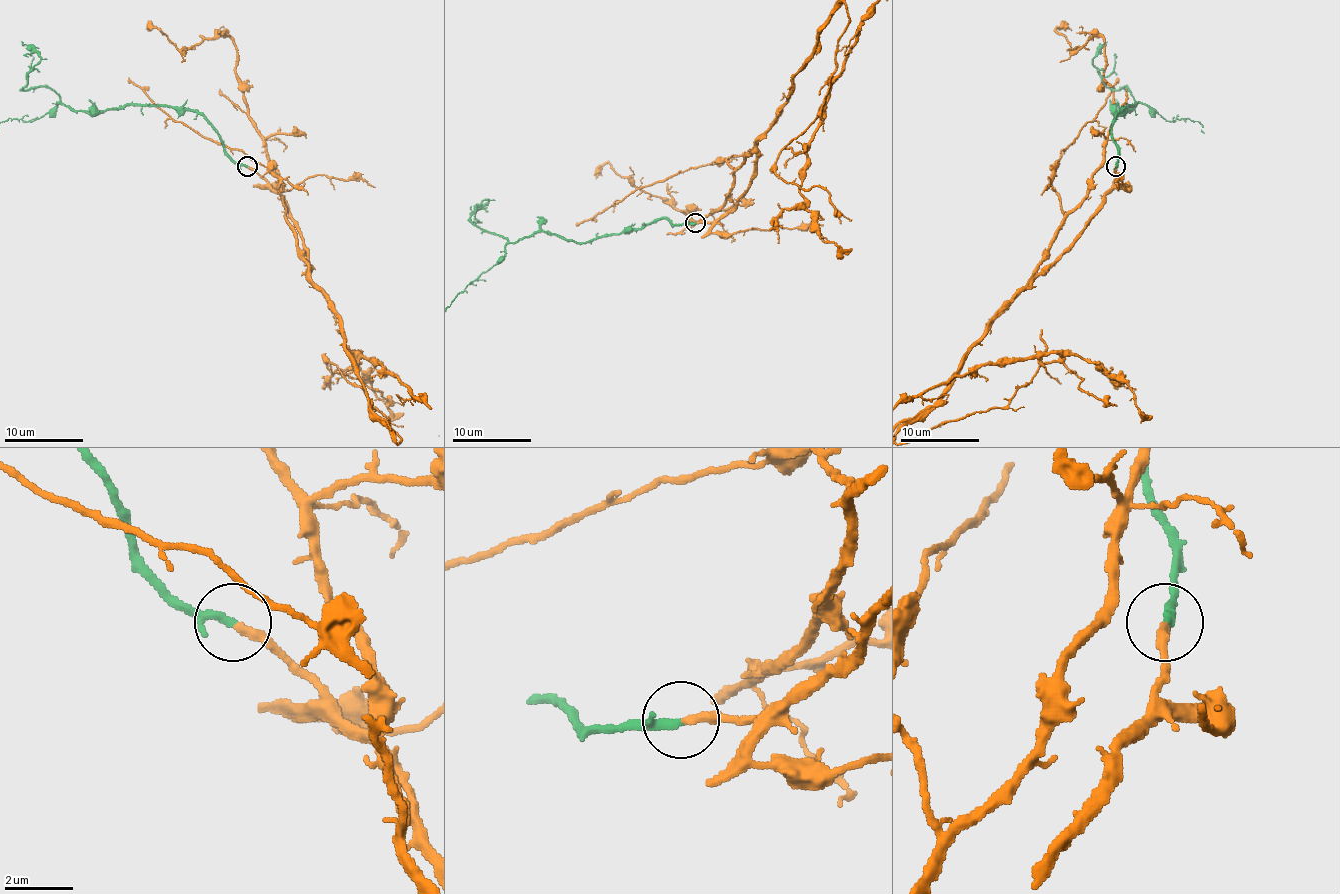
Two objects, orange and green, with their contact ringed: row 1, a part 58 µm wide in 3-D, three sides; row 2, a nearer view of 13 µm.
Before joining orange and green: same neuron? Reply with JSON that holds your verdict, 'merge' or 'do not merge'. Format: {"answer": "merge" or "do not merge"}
{"answer": "merge"}

